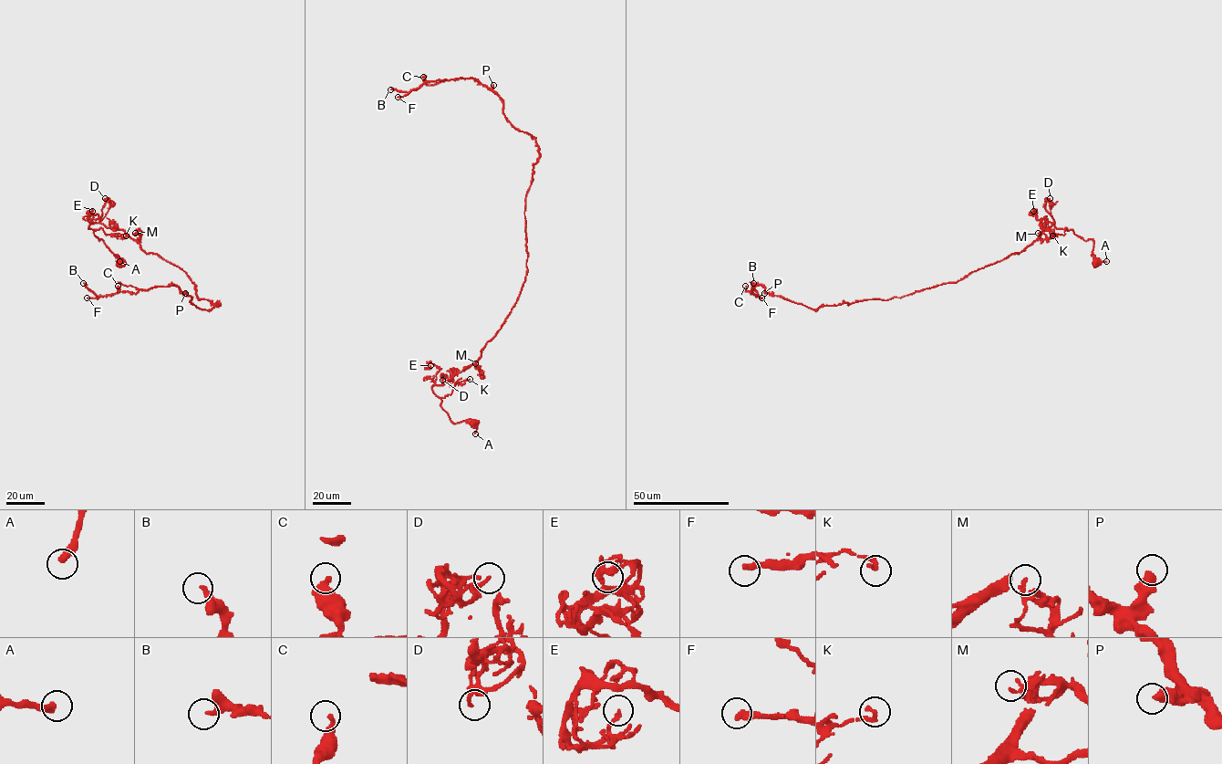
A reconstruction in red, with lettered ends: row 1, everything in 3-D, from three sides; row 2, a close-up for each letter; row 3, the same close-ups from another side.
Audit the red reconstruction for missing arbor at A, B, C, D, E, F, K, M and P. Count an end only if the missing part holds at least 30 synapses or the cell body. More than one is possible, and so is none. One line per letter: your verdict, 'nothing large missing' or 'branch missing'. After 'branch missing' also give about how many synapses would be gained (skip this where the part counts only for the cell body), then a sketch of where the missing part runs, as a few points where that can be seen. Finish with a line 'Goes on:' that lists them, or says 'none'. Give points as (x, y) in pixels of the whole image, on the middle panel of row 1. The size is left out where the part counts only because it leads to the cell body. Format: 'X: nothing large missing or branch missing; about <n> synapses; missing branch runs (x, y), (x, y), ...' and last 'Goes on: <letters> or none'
A: nothing large missing
B: branch missing; about 45 synapses; missing branch runs (390, 89), (373, 86), (377, 90)
C: nothing large missing
D: nothing large missing
E: nothing large missing
F: branch missing; about 250 synapses; missing branch runs (398, 97), (375, 99), (357, 79), (352, 79), (350, 89), (360, 97), (359, 108), (352, 120)
K: nothing large missing
M: nothing large missing
P: nothing large missing
Goes on: B, F

